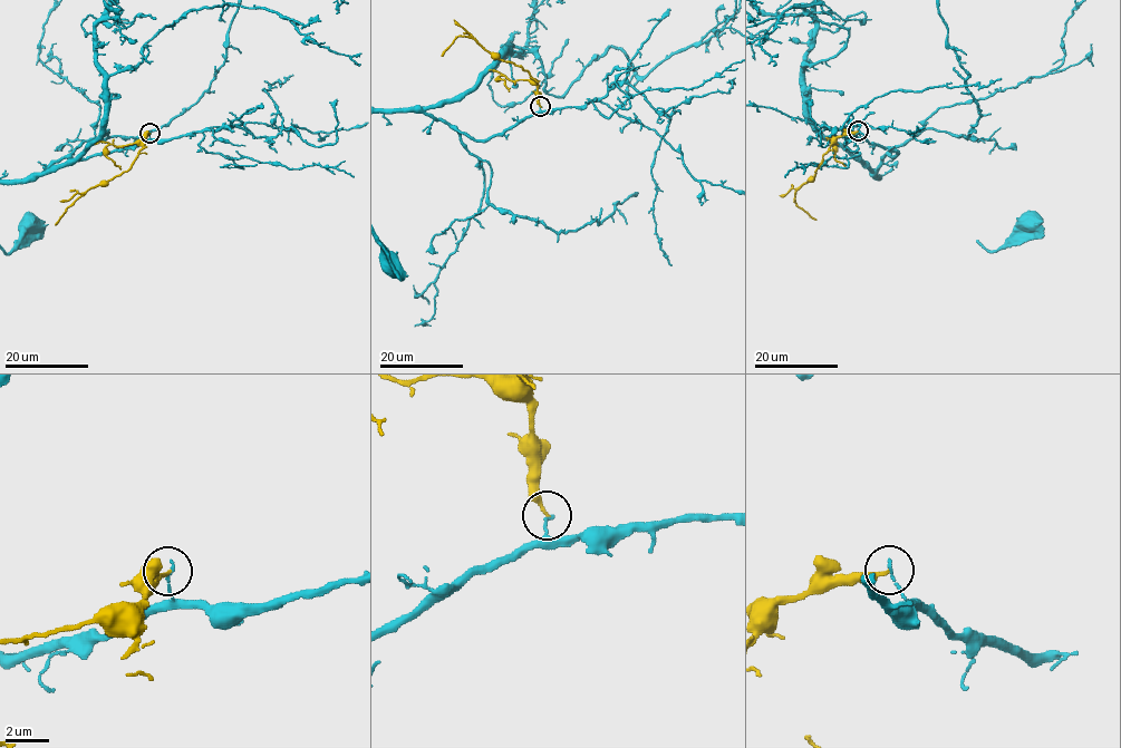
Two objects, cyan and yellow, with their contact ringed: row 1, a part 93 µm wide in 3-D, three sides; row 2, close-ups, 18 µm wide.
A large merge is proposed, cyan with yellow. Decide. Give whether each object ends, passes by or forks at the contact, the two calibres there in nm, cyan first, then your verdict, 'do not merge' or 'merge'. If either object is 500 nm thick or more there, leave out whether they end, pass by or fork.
cyan ends | yellow ends | 100/170 nm | do not merge

